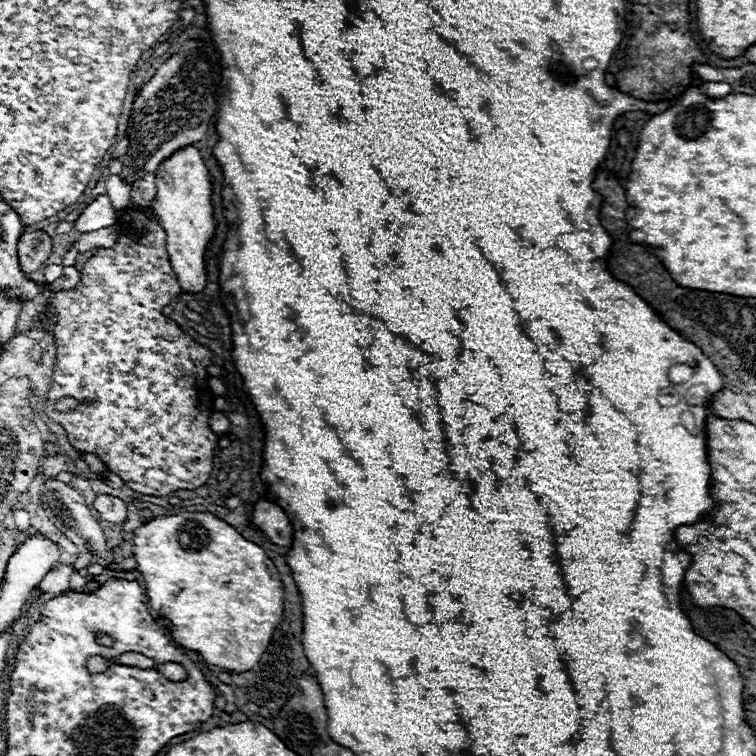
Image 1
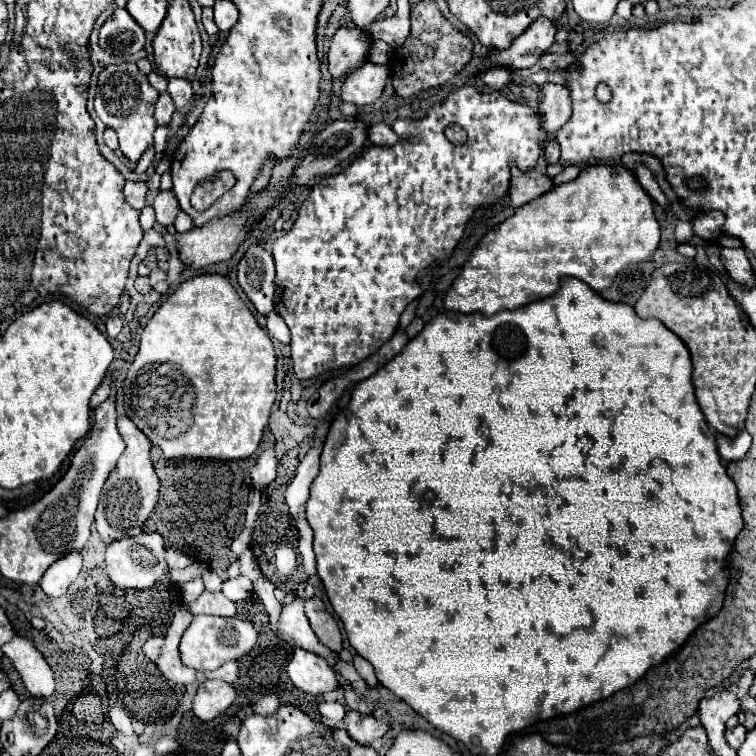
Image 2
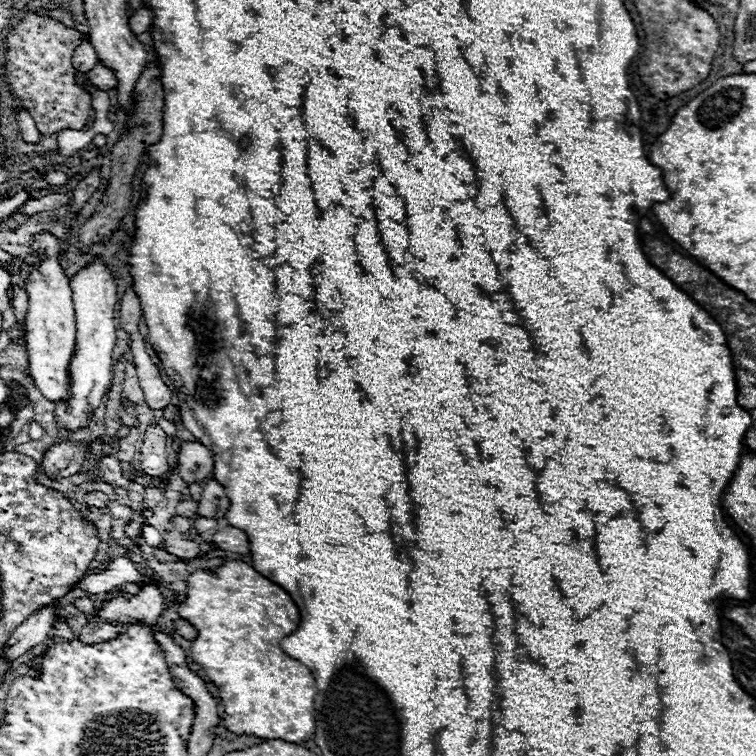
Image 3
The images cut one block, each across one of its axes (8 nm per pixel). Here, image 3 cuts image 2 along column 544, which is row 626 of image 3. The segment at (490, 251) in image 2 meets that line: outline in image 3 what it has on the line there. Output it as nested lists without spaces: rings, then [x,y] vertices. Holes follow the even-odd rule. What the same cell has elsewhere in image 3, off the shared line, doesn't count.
[[[232,560],[212,570],[194,570],[188,576],[188,598],[180,604],[178,612],[198,630],[192,642],[192,660],[200,664],[206,676],[218,686],[226,712],[223,723],[228,730],[234,734],[252,734],[266,740],[280,738],[288,742],[302,742],[314,734],[314,676],[302,662],[290,658],[278,646],[278,638],[294,632],[300,622],[298,606],[286,590],[272,584],[246,562]]]

